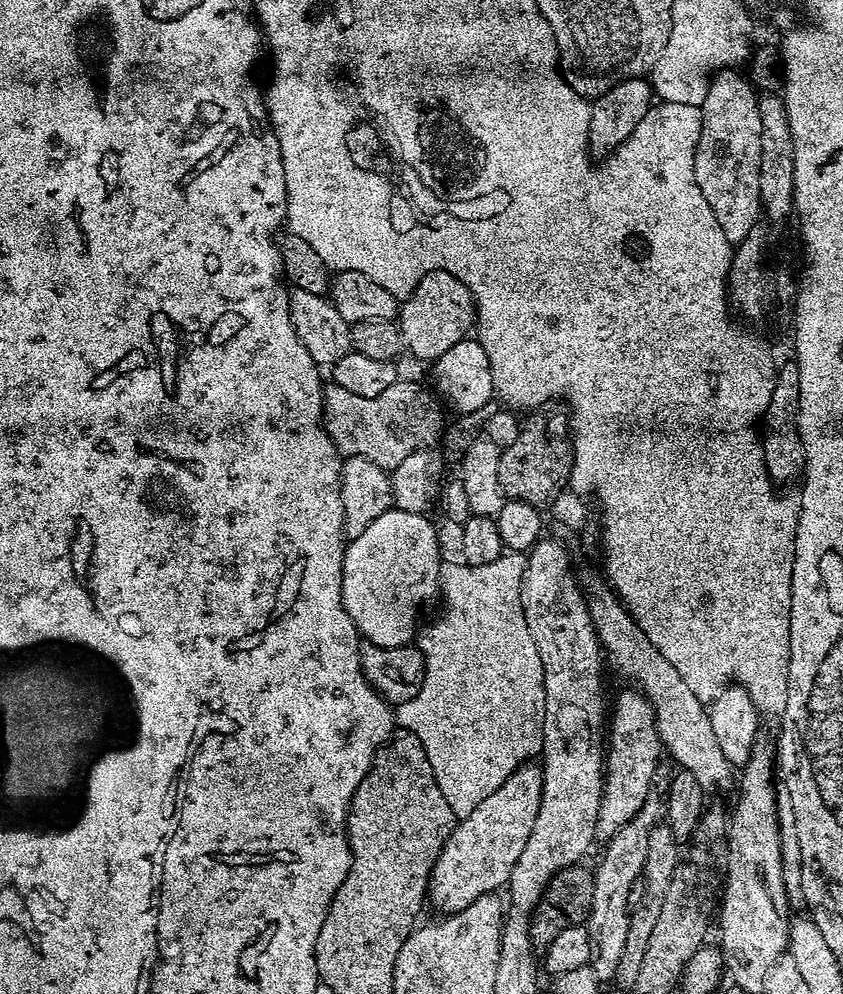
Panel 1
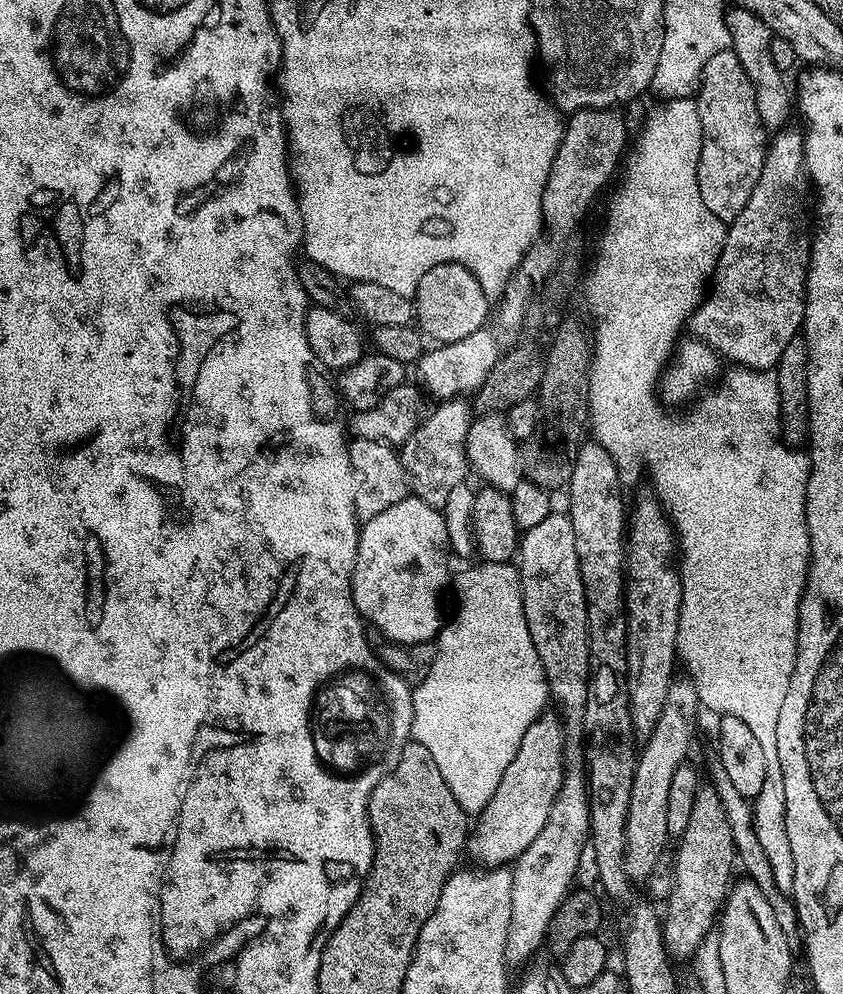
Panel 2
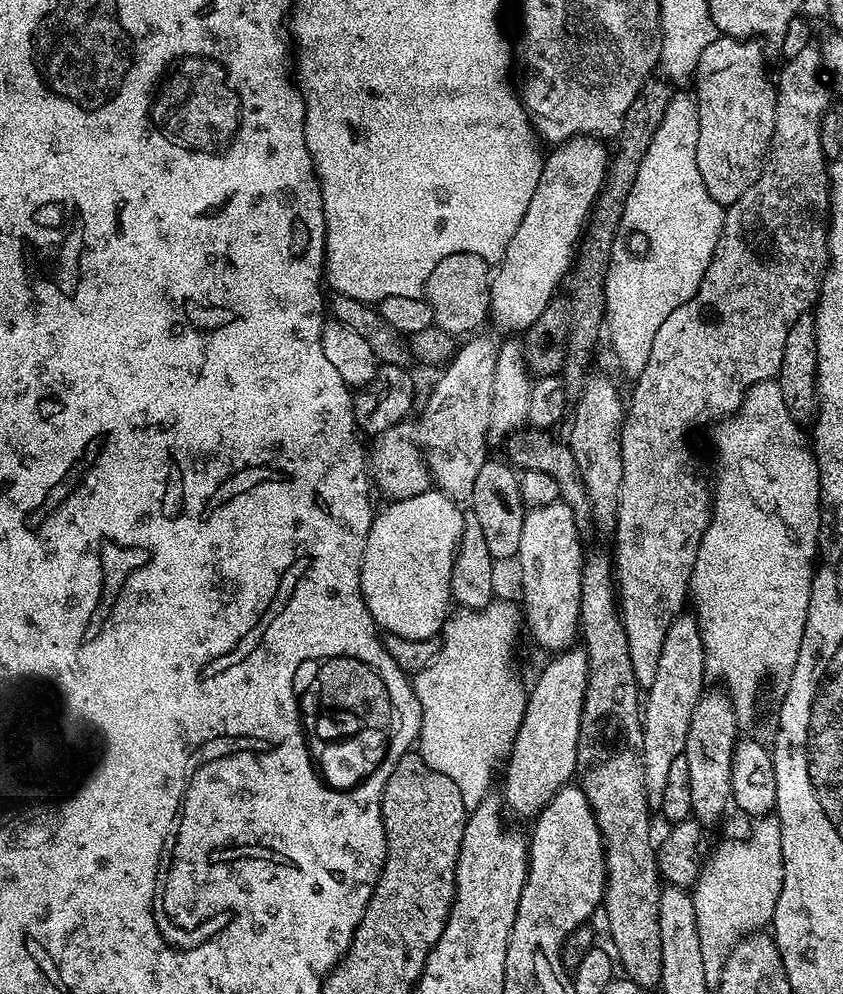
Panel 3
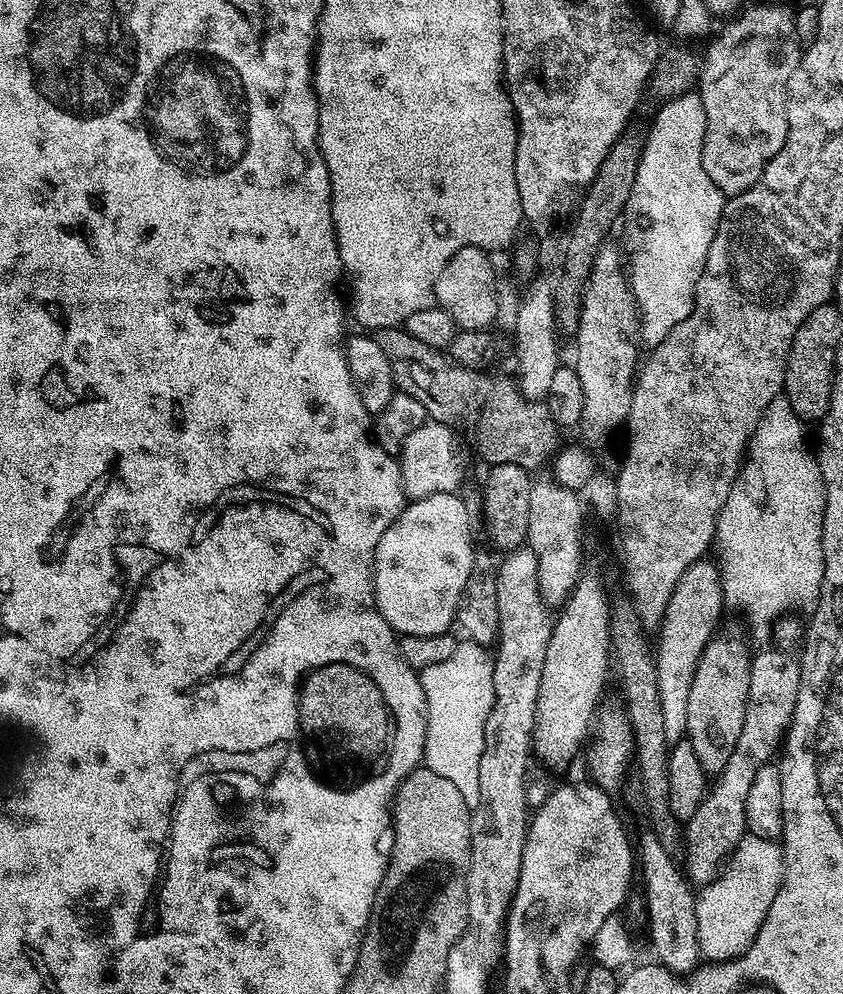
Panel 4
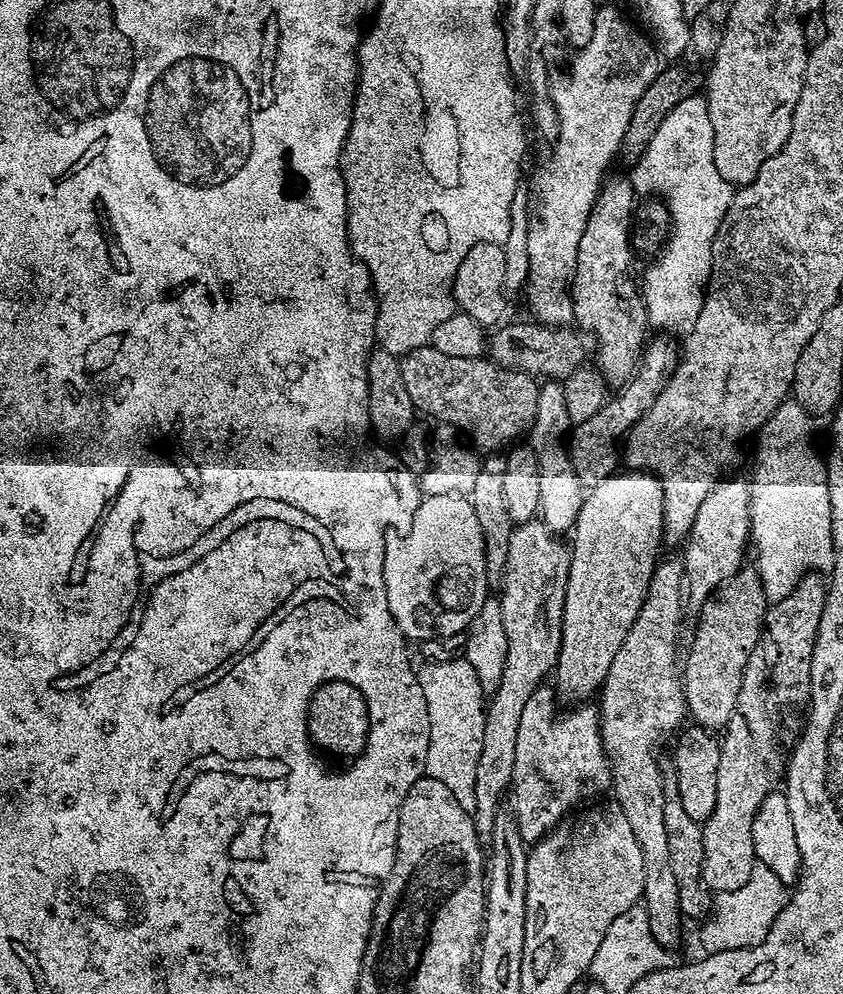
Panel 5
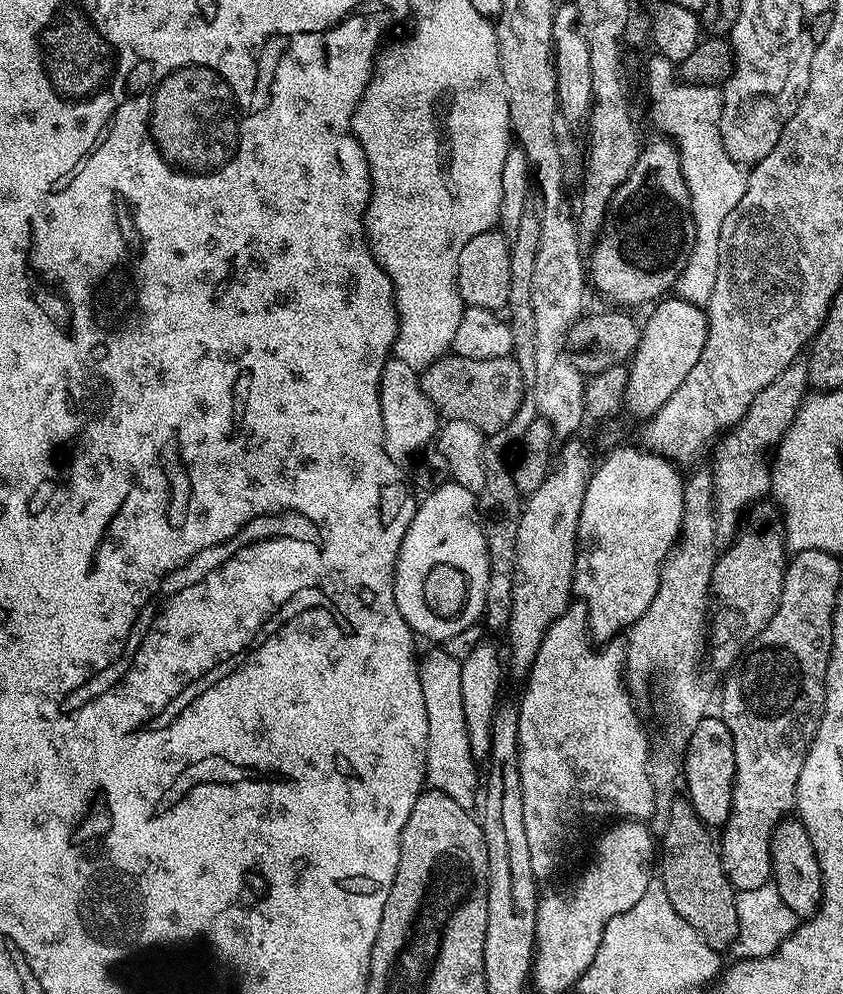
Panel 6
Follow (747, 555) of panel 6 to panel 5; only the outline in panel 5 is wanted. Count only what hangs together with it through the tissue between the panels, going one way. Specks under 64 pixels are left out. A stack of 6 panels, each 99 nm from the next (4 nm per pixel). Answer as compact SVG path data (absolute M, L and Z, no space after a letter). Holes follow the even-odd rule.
M744 566L734 573L730 579L716 588L706 602L698 609L700 616L696 620L696 633L692 636L692 645L688 648L688 657L682 660L682 679L684 681L684 702L686 712L692 716L697 725L709 730L720 730L728 725L734 710L738 706L738 690L742 690L742 674L746 670L746 662L750 654L754 654L754 646L758 646L758 638L764 632L770 602L764 593L755 567Z

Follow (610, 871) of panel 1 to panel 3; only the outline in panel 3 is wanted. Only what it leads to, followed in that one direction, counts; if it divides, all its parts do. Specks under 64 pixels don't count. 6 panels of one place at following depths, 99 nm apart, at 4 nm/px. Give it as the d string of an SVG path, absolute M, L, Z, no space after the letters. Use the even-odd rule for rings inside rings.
M681 614L670 626L666 646L662 646L662 658L658 658L658 675L646 690L646 699L642 704L642 766L649 809L659 809L662 793L666 790L670 765L674 763L674 758L684 754L686 734L690 734L694 708L706 691L704 676L706 677L706 665L700 627L695 615Z

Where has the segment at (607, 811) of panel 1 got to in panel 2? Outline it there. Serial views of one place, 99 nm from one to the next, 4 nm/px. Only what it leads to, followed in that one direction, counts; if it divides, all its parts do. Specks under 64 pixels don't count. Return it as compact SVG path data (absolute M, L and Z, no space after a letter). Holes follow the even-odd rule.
M649 498L636 509L631 509L630 523L626 528L626 611L628 613L628 701L632 731L637 737L646 738L662 714L666 694L674 679L672 663L677 663L676 639L680 617L680 573L678 571L678 541L675 531L659 500Z

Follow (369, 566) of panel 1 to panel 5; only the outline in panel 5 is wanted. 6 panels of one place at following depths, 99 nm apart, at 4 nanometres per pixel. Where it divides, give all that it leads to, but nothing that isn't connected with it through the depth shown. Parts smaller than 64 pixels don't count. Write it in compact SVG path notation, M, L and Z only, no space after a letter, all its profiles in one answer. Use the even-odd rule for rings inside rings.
M454 494L424 496L414 514L414 522L410 522L401 536L404 536L401 540L389 539L384 551L386 602L390 602L390 614L398 630L409 642L461 635L490 596L482 546L482 526L478 526L478 517L474 515L471 499Z

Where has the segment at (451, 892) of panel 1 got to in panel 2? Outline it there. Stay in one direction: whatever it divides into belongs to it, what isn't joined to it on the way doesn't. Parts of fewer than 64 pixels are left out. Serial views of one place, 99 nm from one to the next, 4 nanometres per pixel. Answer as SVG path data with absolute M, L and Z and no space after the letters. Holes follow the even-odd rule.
M541 714L530 730L522 734L518 754L506 766L498 790L486 802L466 841L467 855L472 855L480 866L508 866L520 857L522 850L542 834L550 806L560 789L563 776L563 725L555 715Z

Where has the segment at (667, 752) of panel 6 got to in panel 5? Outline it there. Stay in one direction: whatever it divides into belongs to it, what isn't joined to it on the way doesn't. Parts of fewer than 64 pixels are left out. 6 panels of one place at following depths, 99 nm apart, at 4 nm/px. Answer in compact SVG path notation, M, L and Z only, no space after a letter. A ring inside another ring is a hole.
M661 559L652 572L642 610L638 610L638 618L634 618L634 626L630 626L630 634L626 634L618 654L614 654L610 674L606 674L598 693L600 737L608 765L612 767L610 788L616 791L614 802L622 814L626 814L634 829L634 838L638 838L638 846L642 849L642 903L648 912L654 938L665 946L679 942L682 913L665 833L662 774L656 747L668 735L671 737L686 720L684 681L678 667L678 656L676 660L680 619L686 613L685 592L683 559Z

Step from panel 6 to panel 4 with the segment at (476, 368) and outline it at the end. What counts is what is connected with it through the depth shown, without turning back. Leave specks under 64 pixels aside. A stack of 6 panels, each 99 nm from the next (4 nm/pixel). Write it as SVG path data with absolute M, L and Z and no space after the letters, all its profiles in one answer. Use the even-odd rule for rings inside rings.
M403 327L385 328L377 331L375 337L386 353L386 362L390 362L397 389L422 402L431 419L456 426L459 420L468 420L473 415L472 440L485 465L513 464L535 470L555 457L562 444L561 433L550 418L547 403L527 400L513 381L511 384L500 376L491 380L483 376L483 371L462 366L441 349L418 342Z

